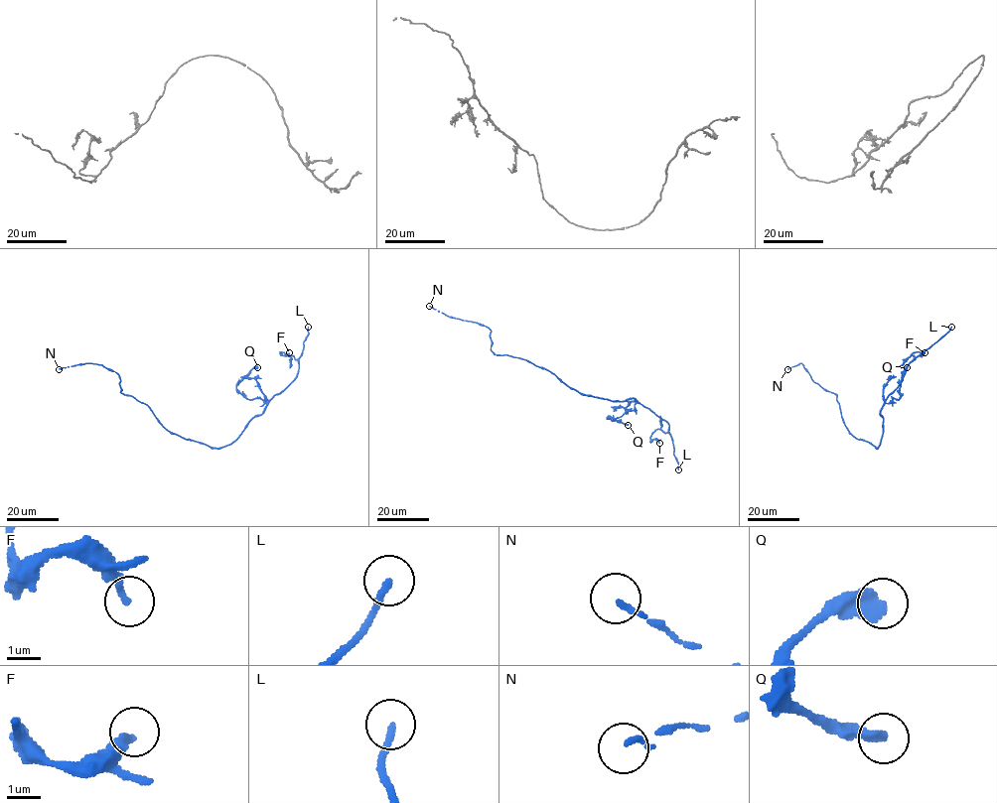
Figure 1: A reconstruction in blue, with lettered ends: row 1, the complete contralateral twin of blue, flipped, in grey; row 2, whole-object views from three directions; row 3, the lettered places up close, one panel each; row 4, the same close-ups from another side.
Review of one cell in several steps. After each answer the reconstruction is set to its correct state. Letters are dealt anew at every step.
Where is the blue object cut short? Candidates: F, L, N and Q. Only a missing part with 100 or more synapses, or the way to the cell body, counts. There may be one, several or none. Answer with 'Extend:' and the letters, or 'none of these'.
Extend: L

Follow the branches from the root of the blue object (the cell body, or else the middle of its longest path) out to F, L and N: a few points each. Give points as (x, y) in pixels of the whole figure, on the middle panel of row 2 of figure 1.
F: (570, 388), (612, 401), (634, 398), (669, 425), (667, 432), (656, 429), (651, 434), (650, 439), (659, 443)
L: (570, 388), (612, 401), (634, 398), (648, 408), (669, 425), (678, 469)
N: (570, 388), (554, 374), (526, 359), (496, 354), (491, 349), (491, 331), (488, 327), (449, 318), (429, 306)

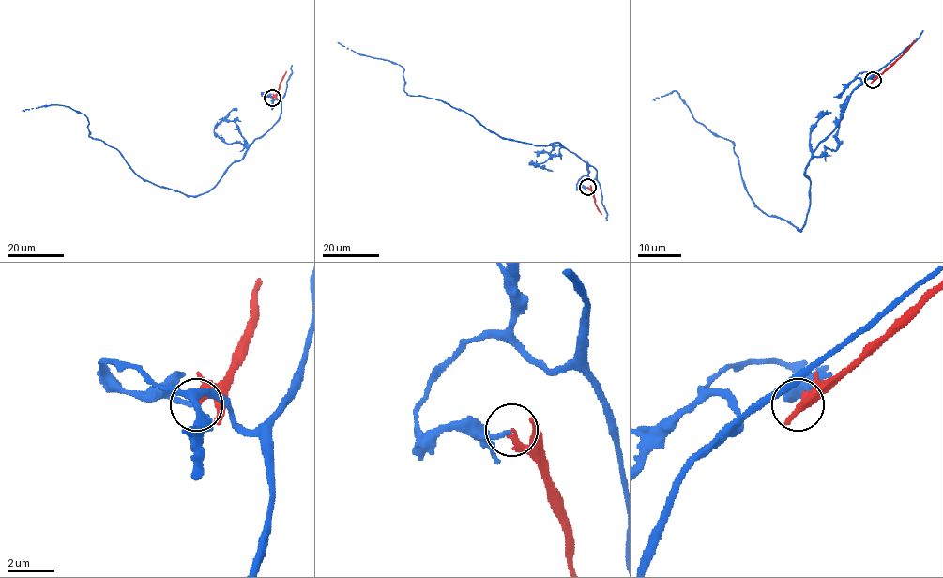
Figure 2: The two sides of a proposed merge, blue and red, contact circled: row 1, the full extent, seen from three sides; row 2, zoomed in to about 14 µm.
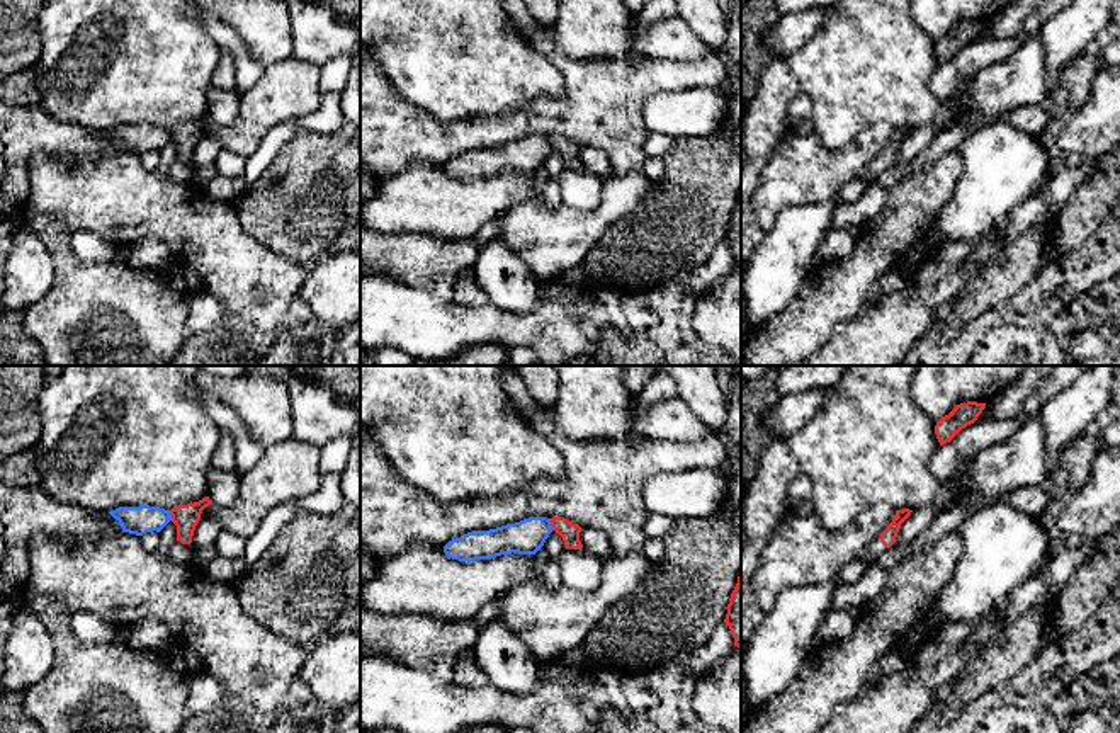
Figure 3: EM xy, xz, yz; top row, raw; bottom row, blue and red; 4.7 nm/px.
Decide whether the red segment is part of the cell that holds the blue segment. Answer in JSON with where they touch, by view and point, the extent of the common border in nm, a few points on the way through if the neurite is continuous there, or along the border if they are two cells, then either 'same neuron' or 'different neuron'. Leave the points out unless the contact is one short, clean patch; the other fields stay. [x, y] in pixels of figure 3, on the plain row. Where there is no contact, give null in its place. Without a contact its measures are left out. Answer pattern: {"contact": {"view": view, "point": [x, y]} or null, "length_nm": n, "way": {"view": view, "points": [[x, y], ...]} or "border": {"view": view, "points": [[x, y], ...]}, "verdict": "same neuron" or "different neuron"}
{"contact": {"view": "xz", "point": [549, 143]}, "length_nm": 60, "border": {"view": "xz", "points": [[549, 138], [553, 148]]}, "verdict": "different neuron"}

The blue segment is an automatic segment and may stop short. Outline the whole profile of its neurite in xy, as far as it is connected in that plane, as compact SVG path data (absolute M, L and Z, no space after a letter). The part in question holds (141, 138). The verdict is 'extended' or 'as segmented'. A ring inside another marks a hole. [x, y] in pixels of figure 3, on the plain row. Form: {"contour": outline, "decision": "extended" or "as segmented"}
{"contour": "M150 124L121 126L109 131L122 146L122 151L143 155L160 151L170 139L170 129Z", "decision": "as segmented"}

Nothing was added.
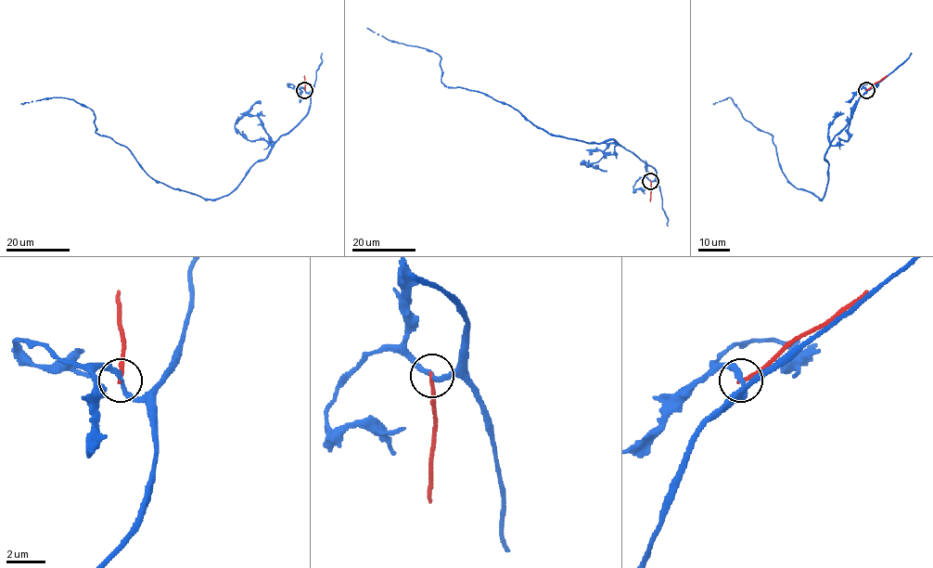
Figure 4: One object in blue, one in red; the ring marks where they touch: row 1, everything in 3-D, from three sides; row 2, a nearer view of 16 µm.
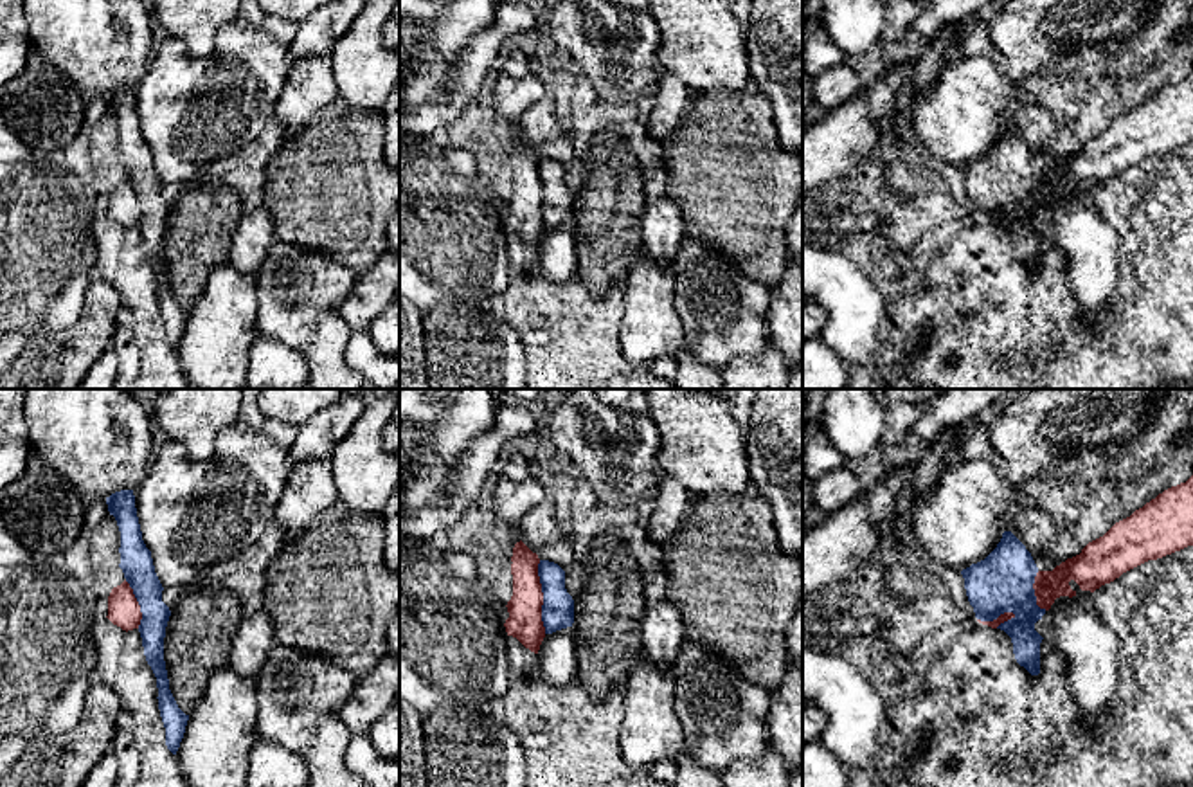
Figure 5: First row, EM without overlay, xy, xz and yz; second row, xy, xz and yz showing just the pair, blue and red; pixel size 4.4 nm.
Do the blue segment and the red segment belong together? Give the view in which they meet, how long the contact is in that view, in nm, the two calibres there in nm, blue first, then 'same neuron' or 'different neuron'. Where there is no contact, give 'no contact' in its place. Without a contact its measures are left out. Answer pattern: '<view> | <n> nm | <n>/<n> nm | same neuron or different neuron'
xz | 320 nm | 140/150 nm | different neuron

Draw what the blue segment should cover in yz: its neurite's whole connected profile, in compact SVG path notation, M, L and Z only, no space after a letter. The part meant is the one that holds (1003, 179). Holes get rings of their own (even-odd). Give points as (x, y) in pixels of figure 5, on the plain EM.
M1004 128L997 144L981 158L963 166L964 185L975 214L993 218L1004 209L1015 213L997 225L1004 227L1013 240L1013 250L1031 272L1040 270L1042 232L1035 220L1045 205L1036 202L1035 173L1038 164L1026 142Z

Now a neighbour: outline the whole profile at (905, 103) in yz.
M901 88L896 95L896 121L891 133L903 137L912 131L916 101L909 88Z

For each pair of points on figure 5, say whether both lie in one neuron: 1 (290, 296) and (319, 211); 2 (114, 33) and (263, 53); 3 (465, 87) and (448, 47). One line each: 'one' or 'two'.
1: two
2: two
3: two

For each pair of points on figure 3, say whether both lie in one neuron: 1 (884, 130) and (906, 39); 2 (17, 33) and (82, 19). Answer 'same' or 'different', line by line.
1: different
2: different

